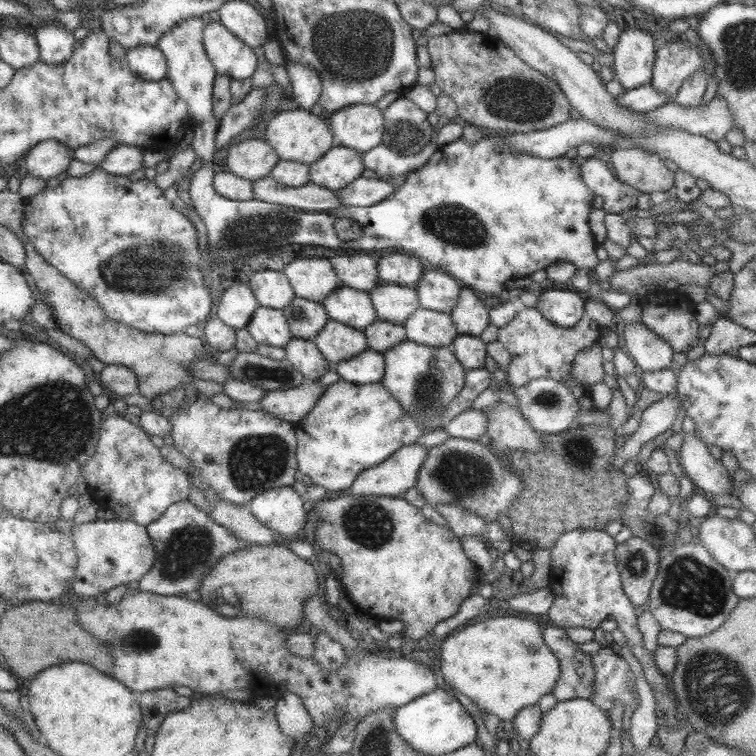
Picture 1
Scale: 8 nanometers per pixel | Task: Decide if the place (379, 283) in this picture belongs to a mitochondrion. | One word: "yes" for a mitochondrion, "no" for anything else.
no

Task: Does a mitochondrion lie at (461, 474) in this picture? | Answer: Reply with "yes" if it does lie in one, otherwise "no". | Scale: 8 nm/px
yes

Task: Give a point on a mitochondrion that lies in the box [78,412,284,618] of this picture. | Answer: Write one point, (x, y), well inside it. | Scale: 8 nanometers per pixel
(188, 549)

